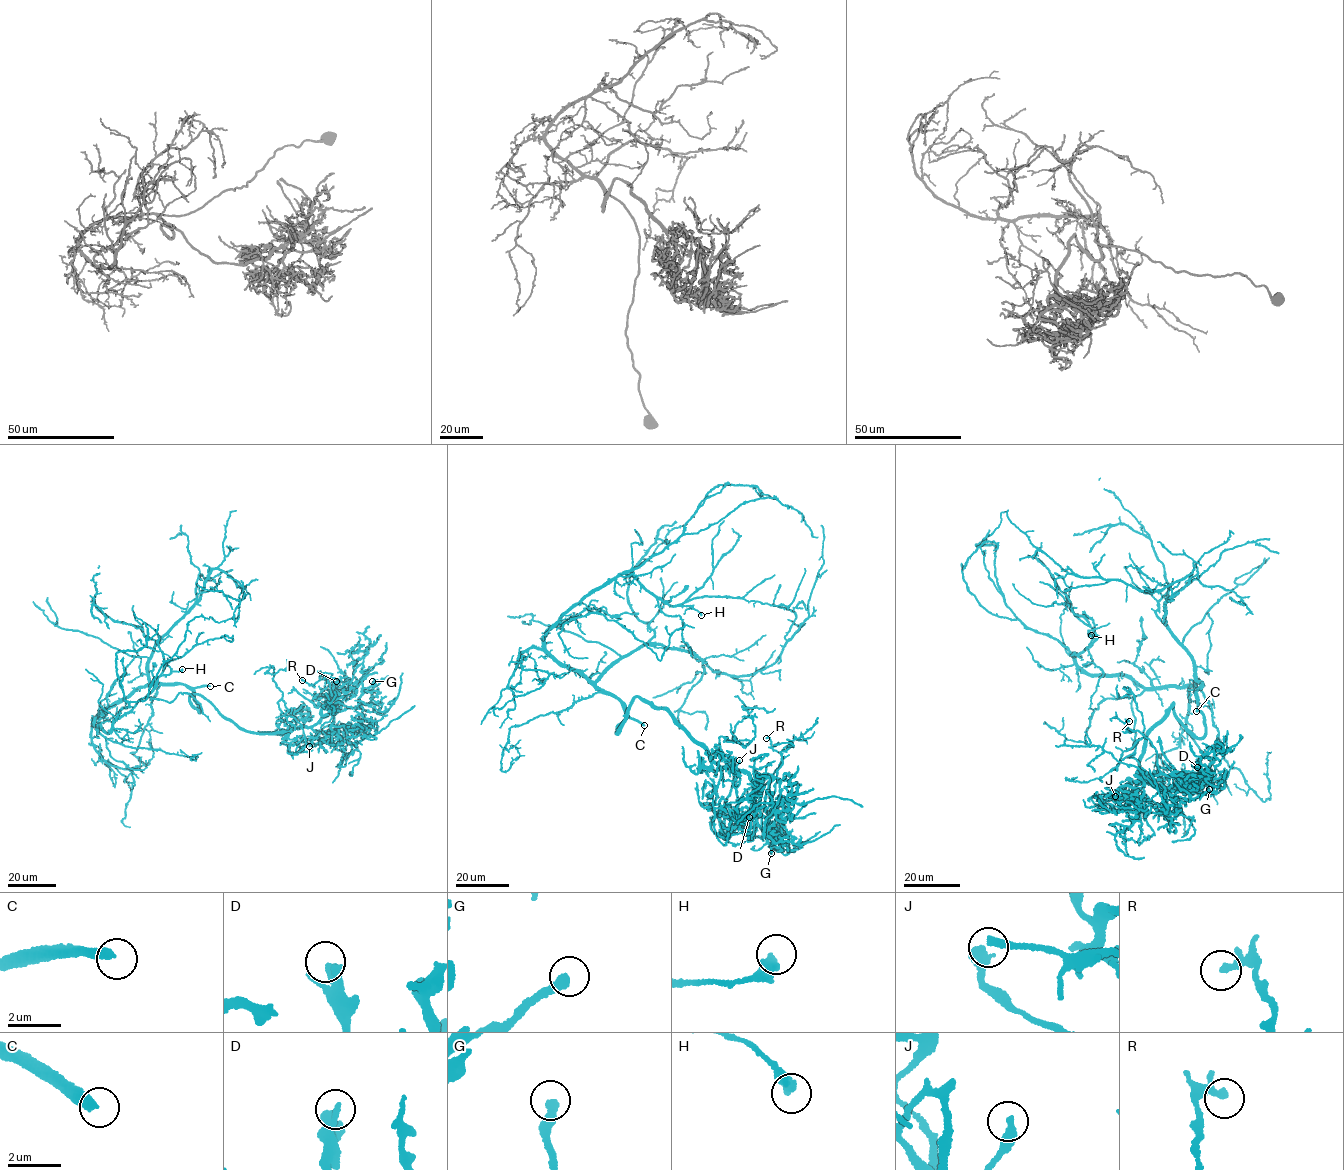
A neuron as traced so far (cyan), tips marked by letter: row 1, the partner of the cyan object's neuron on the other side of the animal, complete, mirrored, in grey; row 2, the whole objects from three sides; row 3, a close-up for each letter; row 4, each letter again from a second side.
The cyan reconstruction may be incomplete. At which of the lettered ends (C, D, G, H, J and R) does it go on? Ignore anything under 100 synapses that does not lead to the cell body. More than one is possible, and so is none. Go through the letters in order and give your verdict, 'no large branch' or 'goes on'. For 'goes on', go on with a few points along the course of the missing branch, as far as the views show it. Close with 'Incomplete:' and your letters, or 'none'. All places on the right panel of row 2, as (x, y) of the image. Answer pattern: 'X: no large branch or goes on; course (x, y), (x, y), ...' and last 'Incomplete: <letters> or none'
C: goes on
D: no large branch
G: no large branch
H: no large branch
J: no large branch
R: no large branch
Incomplete: C

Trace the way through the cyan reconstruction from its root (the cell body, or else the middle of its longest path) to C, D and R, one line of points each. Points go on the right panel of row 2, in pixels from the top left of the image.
C: (1196, 692), (1198, 707), (1196, 711)
D: (1196, 692), (1205, 735), (1172, 704), (1144, 739), (1135, 783), (1196, 790), (1197, 767)
R: (1196, 692), (1205, 735), (1172, 704), (1144, 739), (1136, 784), (1148, 778), (1141, 769), (1160, 770), (1129, 721)

